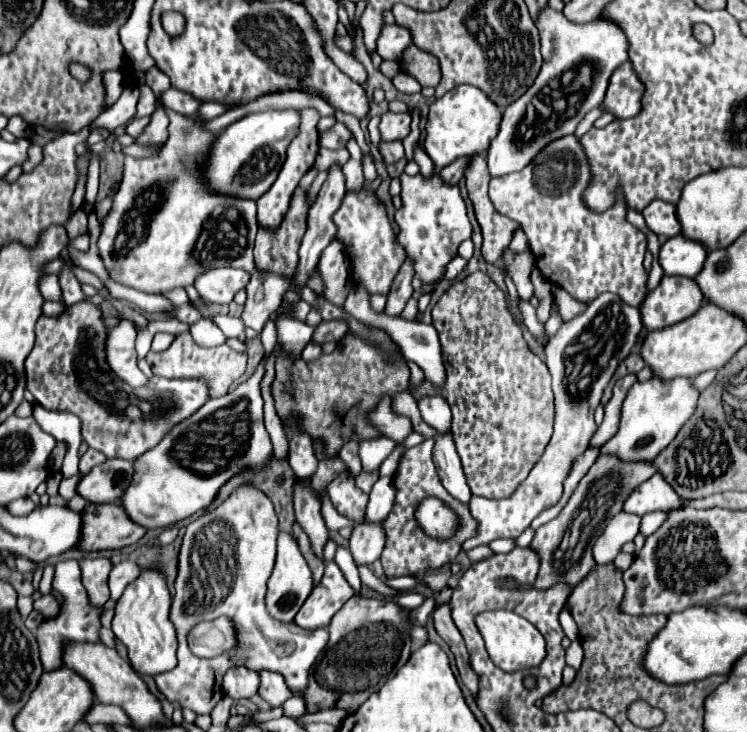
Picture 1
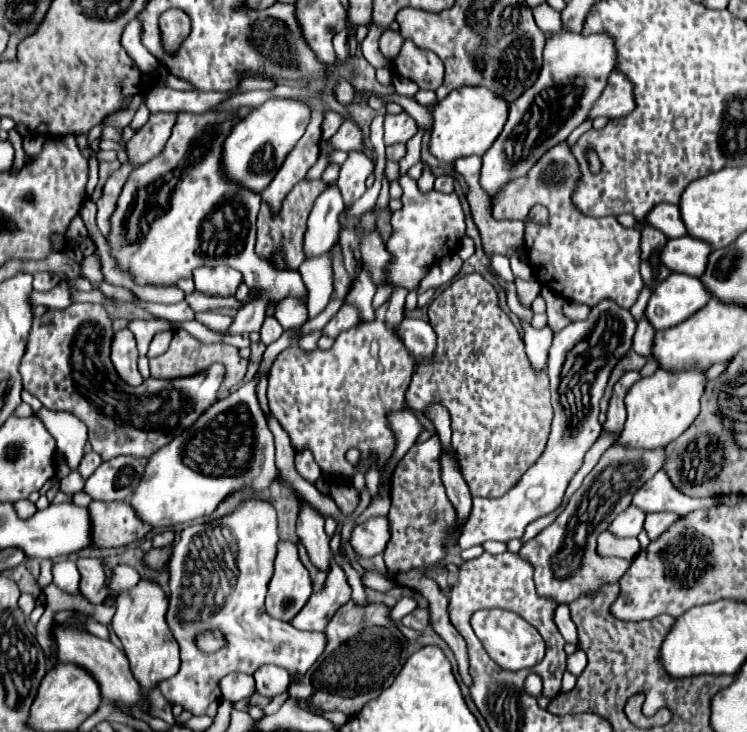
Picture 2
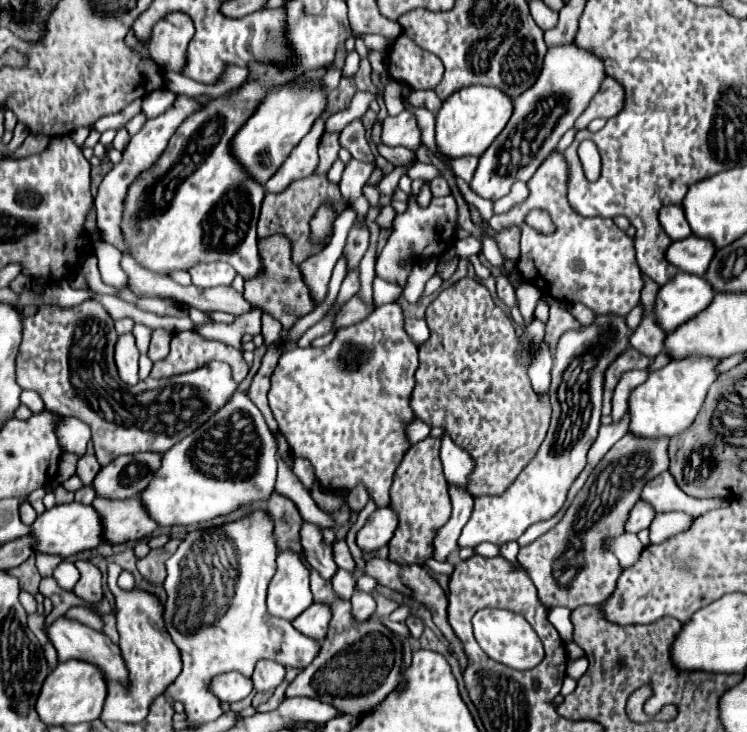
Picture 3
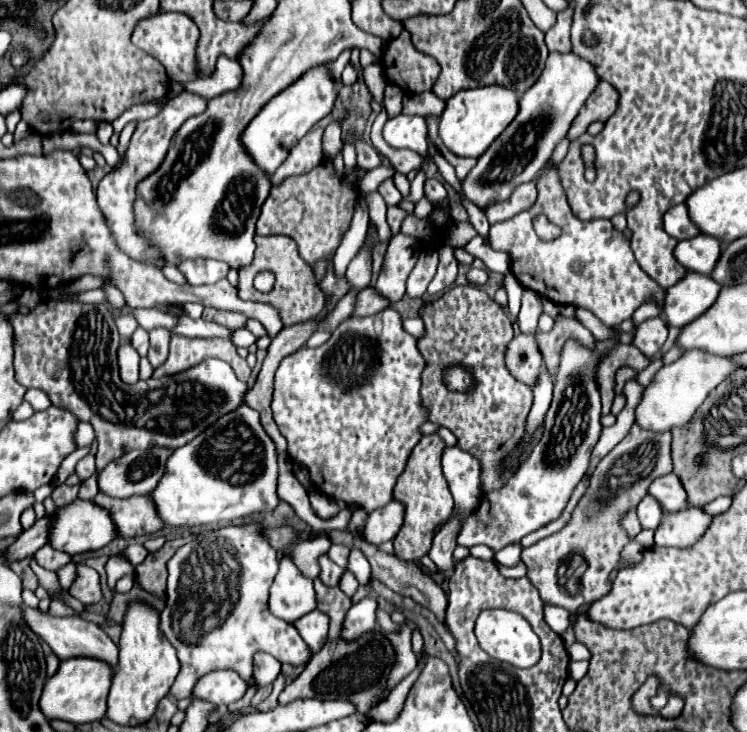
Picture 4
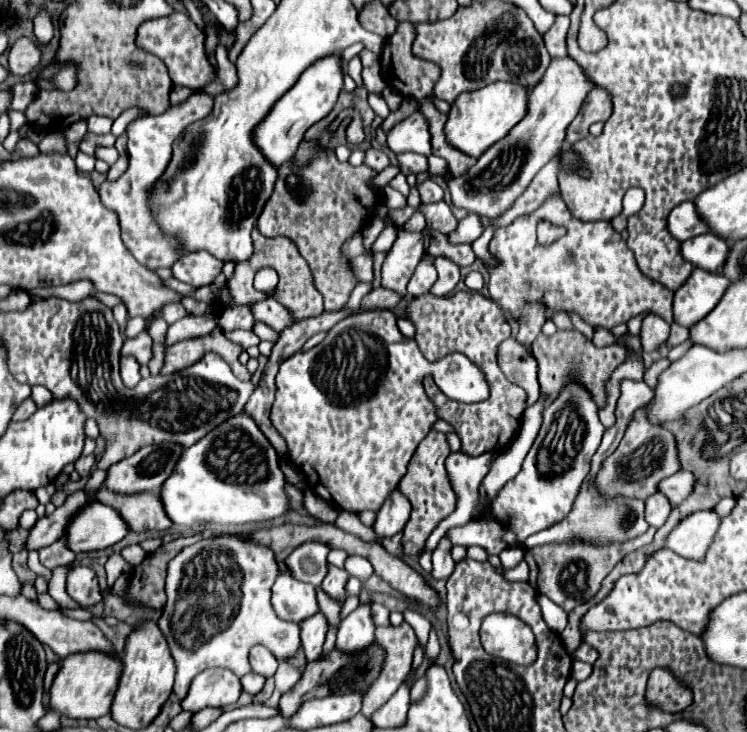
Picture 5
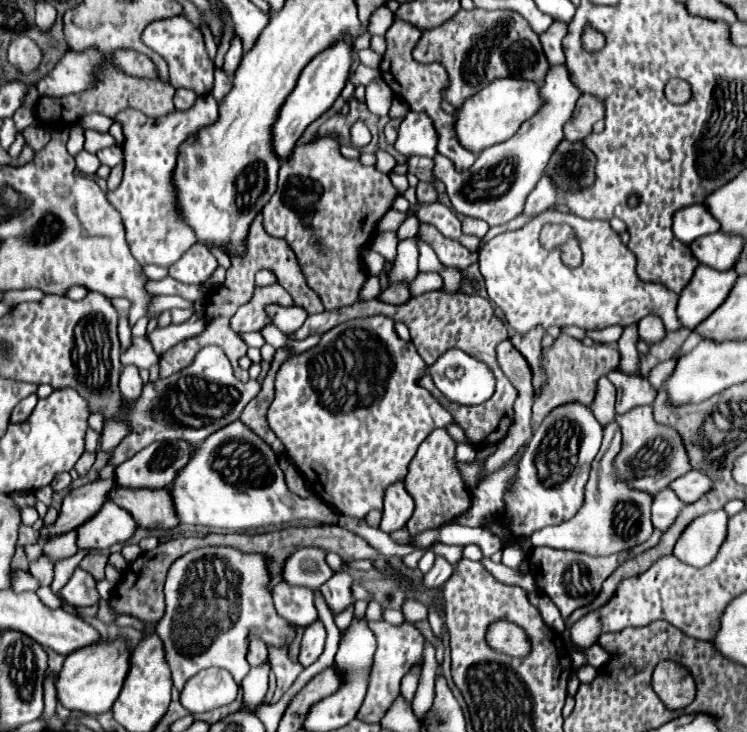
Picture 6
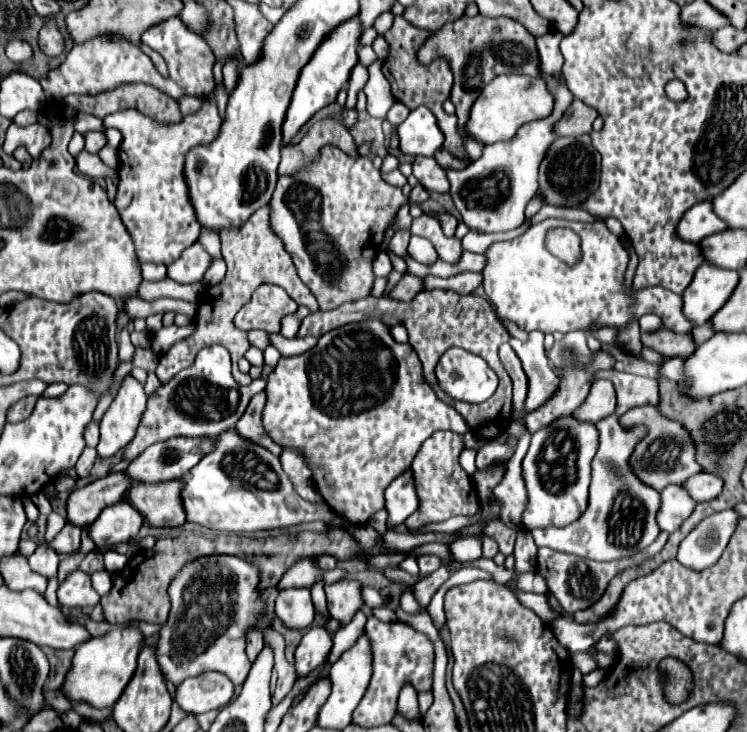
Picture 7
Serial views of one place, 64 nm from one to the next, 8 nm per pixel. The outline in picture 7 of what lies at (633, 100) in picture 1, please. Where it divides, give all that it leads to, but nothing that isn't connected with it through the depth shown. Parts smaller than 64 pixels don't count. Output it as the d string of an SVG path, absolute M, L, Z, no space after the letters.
M574 100L572 106L568 108L568 112L564 114L564 120L560 120L560 124L556 124L556 132L558 136L582 136L582 134L590 134L592 130L592 122L598 118L598 110L588 106L582 100Z

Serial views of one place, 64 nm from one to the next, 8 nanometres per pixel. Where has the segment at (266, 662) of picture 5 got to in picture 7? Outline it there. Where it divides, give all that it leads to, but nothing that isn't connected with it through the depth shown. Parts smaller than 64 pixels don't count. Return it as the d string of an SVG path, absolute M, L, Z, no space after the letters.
M252 630L252 632L248 632L248 636L246 636L246 654L248 654L248 660L250 662L256 662L256 658L258 658L258 654L260 654L260 650L264 648L264 638L262 638L262 632L260 630Z

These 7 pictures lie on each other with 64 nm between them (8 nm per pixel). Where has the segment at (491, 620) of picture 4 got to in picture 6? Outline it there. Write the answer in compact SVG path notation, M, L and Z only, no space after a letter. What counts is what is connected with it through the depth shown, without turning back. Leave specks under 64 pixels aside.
M494 620L488 626L486 632L486 642L494 652L502 652L512 658L526 658L528 652L532 650L530 638L524 628L520 628L514 622L508 620Z

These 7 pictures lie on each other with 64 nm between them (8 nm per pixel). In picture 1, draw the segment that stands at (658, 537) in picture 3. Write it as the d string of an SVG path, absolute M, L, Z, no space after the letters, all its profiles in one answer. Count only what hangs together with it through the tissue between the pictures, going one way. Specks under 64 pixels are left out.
M664 512L644 514L644 516L642 516L642 522L640 522L640 534L650 536L652 532L656 532L656 528L660 528L660 524L662 524L664 520L666 520L666 514L664 514Z

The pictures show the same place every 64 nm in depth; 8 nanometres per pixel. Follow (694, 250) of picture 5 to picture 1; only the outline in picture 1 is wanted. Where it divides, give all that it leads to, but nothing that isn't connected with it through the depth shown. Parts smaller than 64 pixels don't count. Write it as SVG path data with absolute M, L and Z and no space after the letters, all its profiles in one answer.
M684 236L668 238L660 246L658 262L666 276L688 276L694 278L706 260L708 250L694 240L684 240Z

